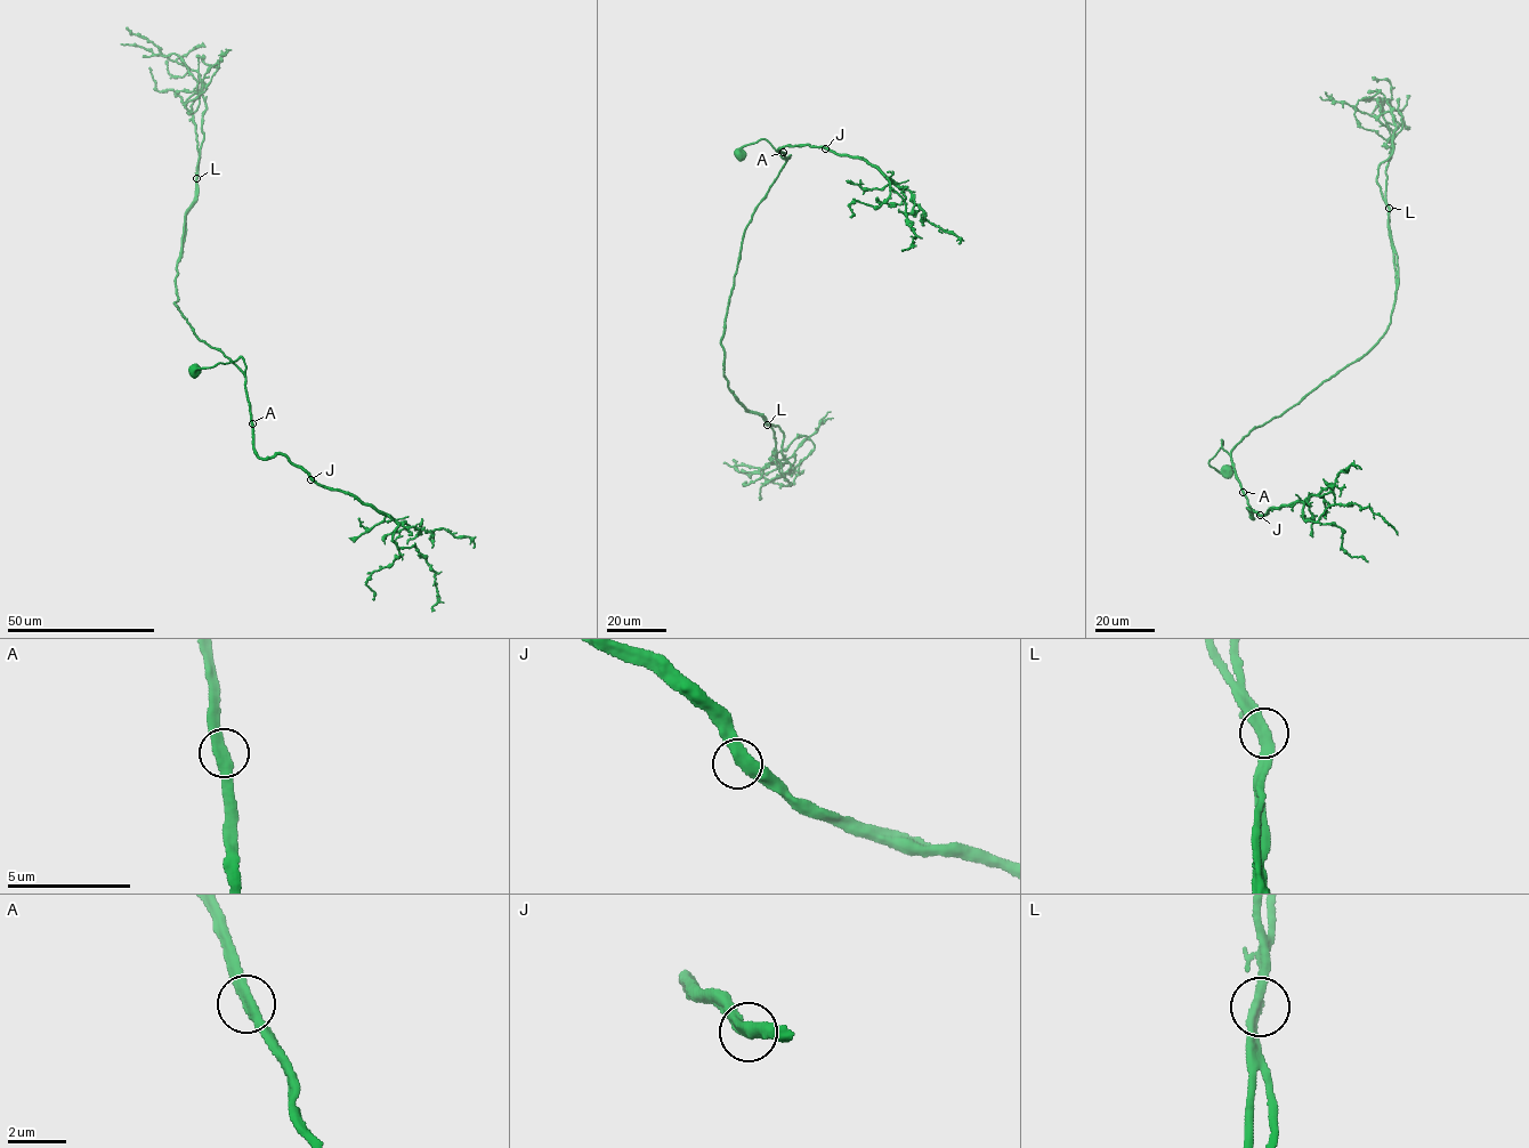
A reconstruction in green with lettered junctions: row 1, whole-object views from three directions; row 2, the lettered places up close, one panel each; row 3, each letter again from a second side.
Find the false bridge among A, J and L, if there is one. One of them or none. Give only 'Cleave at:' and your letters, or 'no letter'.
Cleave at: L

